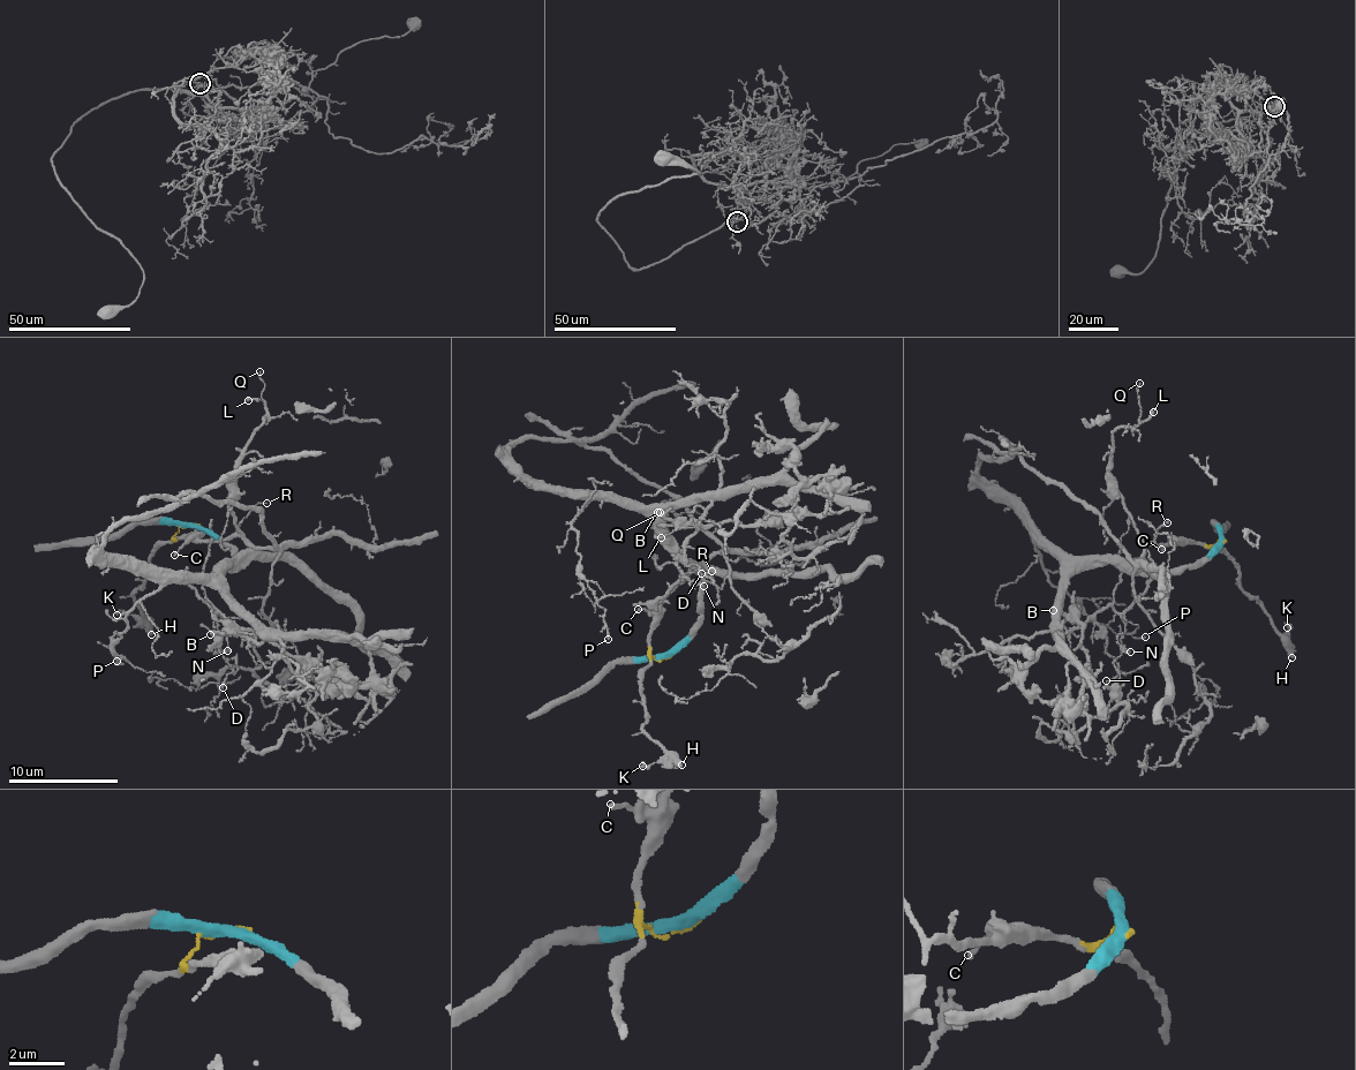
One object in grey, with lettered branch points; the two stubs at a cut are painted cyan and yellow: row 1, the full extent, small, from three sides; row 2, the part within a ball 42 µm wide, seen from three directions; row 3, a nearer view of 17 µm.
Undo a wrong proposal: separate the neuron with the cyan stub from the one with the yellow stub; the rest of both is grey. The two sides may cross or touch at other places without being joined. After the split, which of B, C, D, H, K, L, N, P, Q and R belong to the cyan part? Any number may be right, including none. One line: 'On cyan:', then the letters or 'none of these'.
On cyan: B, D, N, P

